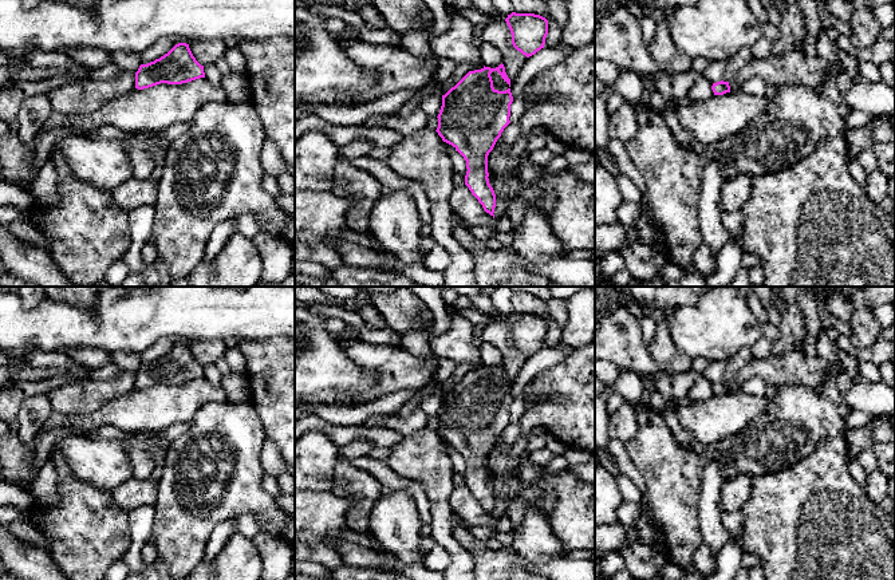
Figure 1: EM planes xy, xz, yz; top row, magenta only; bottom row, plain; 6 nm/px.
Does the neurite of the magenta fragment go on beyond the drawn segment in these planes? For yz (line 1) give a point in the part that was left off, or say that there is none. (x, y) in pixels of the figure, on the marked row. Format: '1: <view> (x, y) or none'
1: none

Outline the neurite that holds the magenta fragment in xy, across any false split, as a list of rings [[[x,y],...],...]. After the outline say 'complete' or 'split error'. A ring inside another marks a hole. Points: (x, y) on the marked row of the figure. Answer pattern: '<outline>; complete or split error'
[[[178,43],[159,59],[139,66],[135,88],[143,90],[161,83],[182,84],[200,78],[205,78],[204,66],[196,60],[189,44]]]; complete

